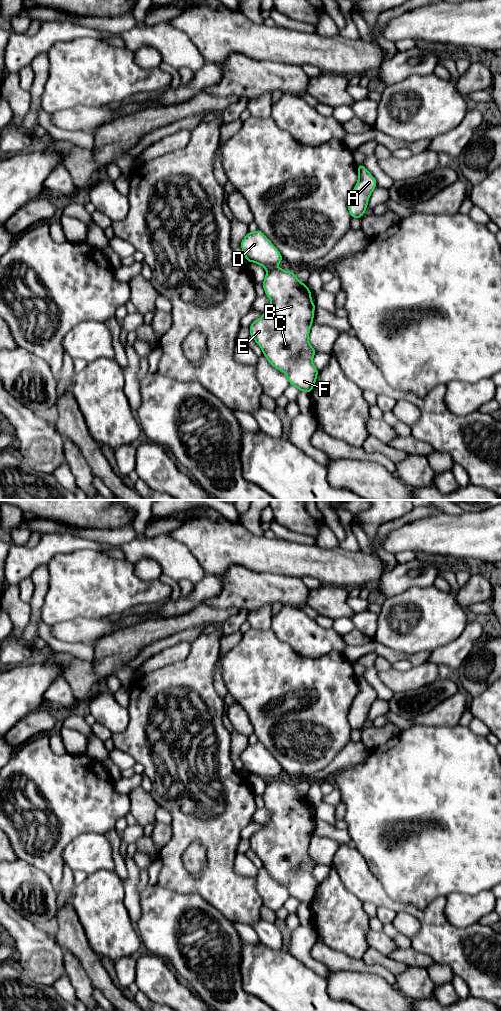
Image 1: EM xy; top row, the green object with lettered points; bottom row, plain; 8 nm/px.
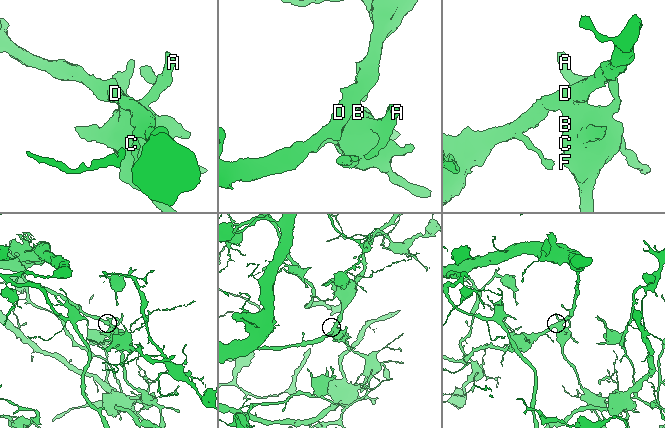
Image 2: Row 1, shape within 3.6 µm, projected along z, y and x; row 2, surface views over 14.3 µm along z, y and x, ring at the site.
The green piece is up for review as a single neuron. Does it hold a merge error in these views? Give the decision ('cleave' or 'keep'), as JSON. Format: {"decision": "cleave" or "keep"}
{"decision": "cleave"}

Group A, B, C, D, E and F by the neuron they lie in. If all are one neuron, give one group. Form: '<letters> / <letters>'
A B C E F / D

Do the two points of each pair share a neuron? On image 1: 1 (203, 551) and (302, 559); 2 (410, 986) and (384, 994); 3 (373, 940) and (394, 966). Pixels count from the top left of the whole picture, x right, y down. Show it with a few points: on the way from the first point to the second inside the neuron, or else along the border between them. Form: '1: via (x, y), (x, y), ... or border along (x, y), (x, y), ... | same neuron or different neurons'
1: via (228, 551), (251, 551), (277, 556) | same neuron
2: border along (395, 985), (412, 999) | different neurons
3: via (380, 947), (384, 952), (384, 957), (387, 959) | same neuron

